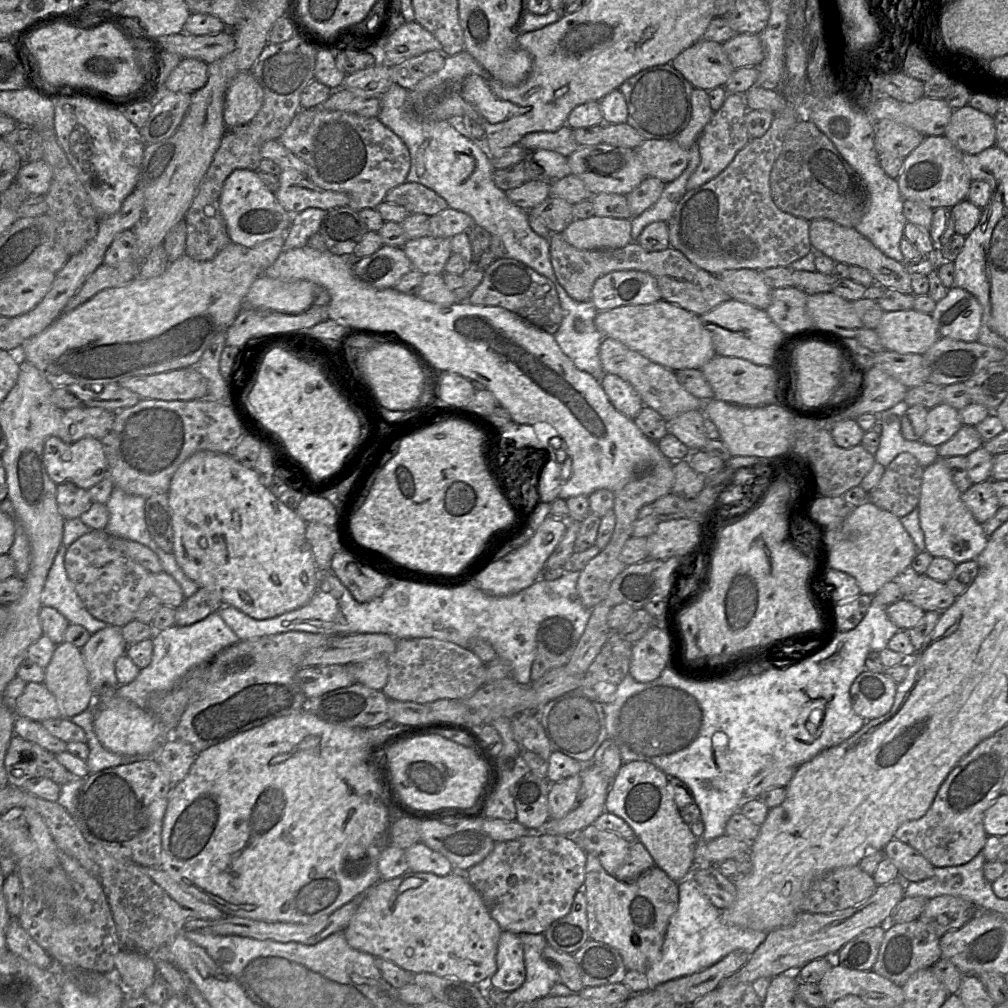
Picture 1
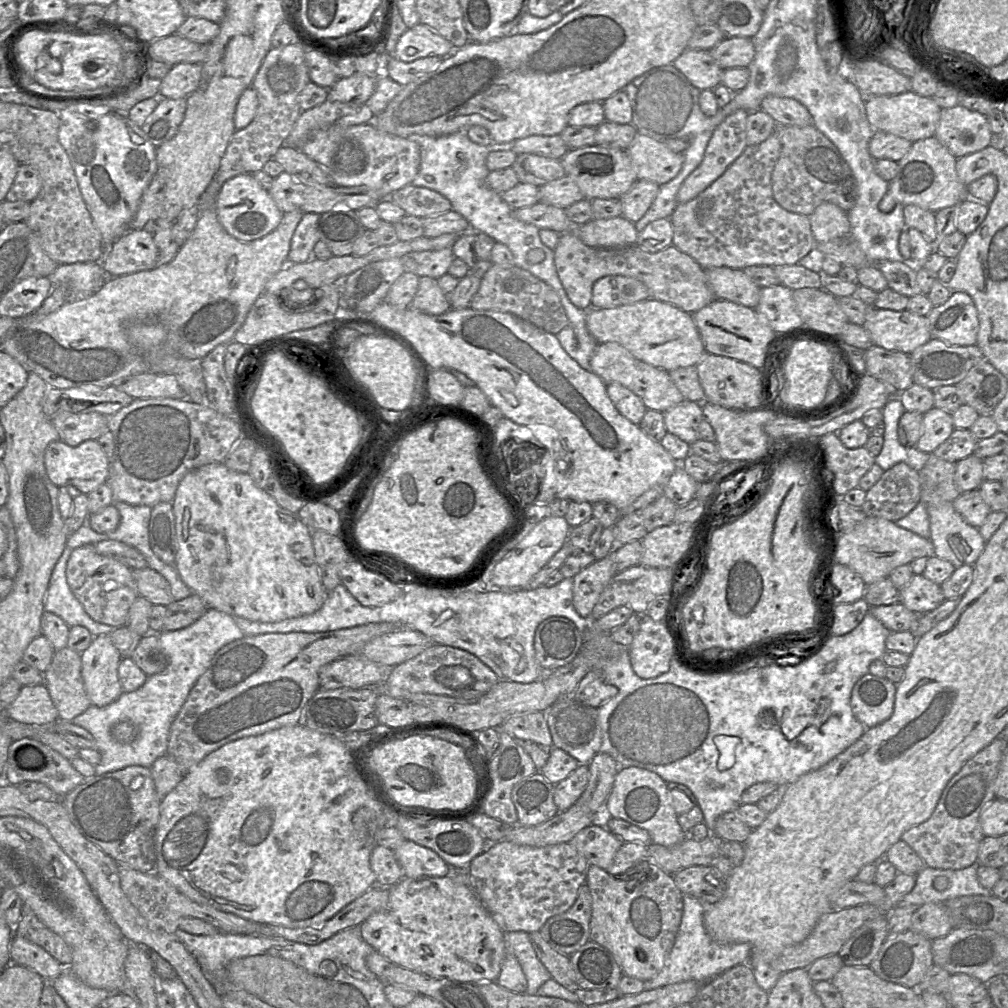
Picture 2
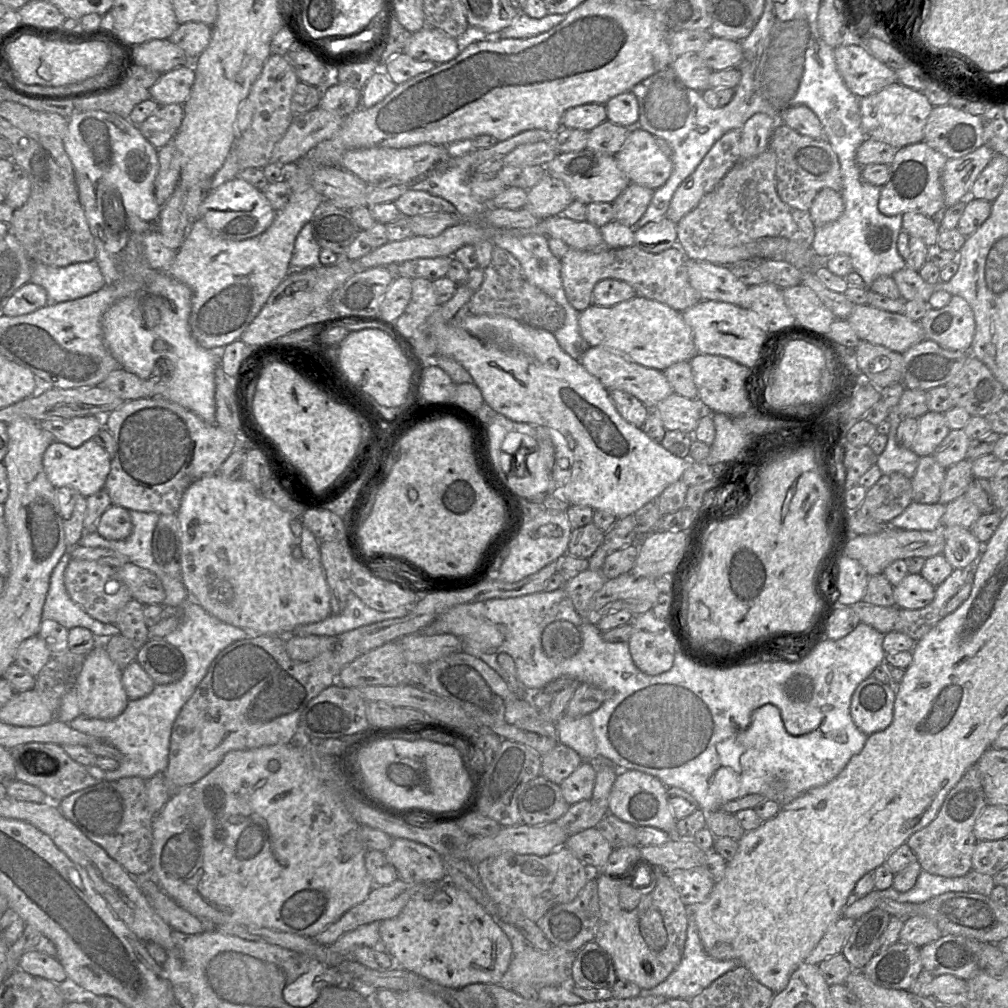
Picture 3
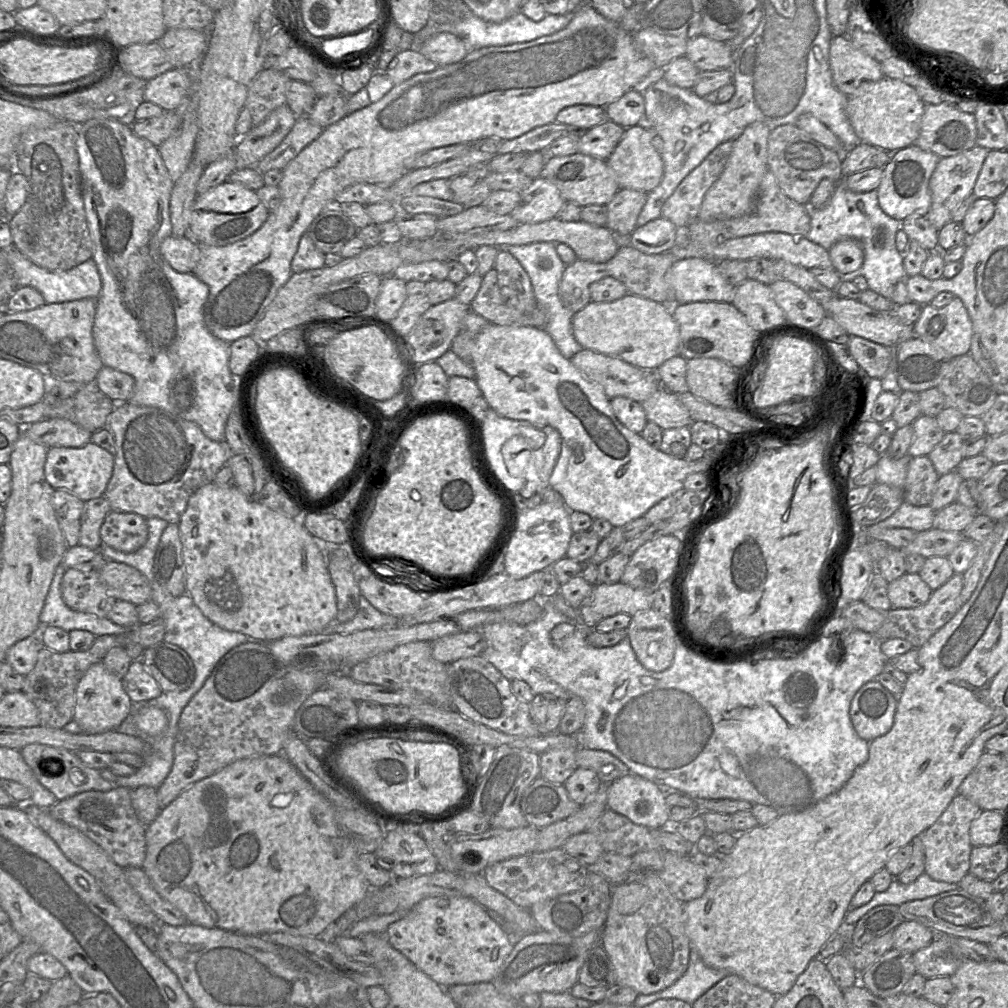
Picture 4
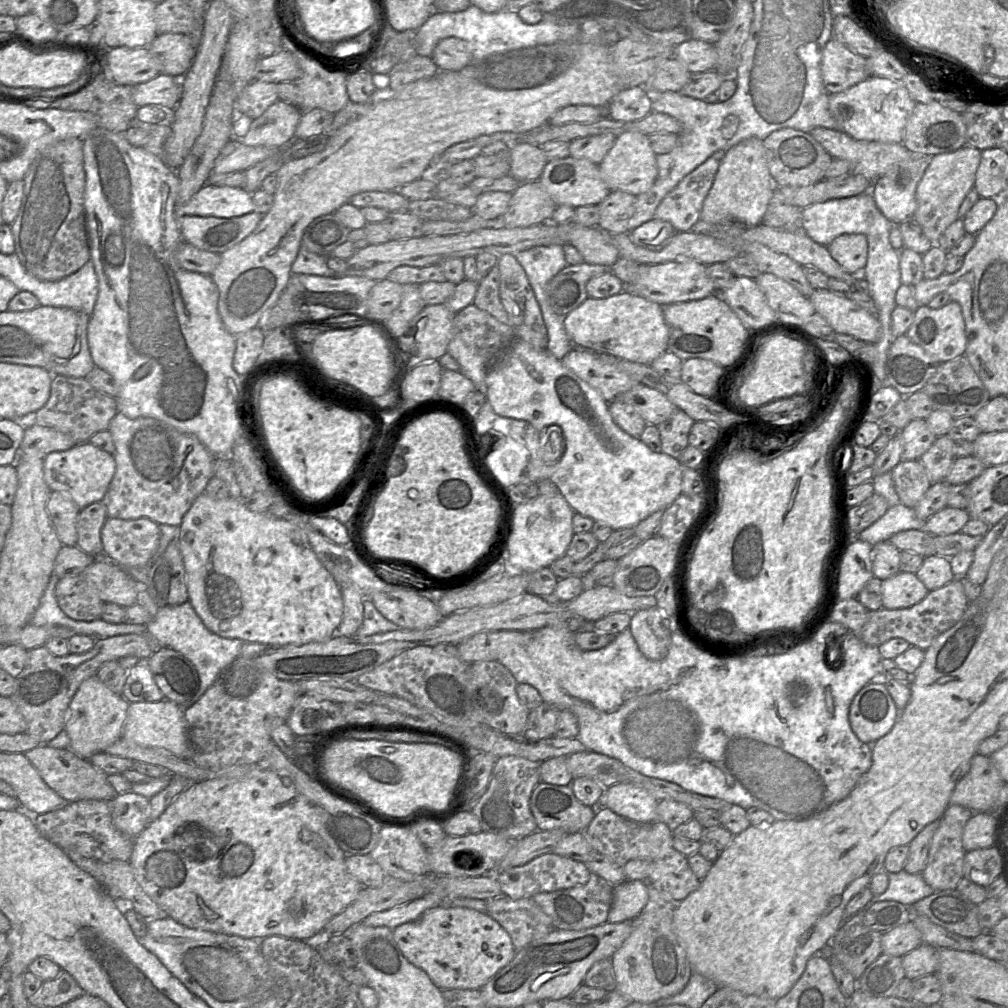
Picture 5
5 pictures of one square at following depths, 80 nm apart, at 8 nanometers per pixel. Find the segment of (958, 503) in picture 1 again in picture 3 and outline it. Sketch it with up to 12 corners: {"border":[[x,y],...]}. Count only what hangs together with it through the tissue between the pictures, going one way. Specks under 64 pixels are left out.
{"border":[[942,527],[943,555],[972,568],[983,546],[967,528]]}

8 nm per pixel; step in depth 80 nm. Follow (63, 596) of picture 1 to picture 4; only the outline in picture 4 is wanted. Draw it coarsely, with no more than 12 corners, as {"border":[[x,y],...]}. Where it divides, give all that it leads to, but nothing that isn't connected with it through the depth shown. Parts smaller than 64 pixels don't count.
{"border":[[55,570],[39,617],[43,626],[68,633],[86,630],[96,637],[129,629],[110,619],[75,611],[65,604]]}

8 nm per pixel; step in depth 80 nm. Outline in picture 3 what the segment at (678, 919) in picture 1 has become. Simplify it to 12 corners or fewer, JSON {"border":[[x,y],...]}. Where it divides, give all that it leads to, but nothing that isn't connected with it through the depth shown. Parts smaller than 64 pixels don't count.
{"border":[[688,913],[680,963],[657,986],[639,996],[690,1003],[714,980],[740,965],[717,960],[701,944]]}

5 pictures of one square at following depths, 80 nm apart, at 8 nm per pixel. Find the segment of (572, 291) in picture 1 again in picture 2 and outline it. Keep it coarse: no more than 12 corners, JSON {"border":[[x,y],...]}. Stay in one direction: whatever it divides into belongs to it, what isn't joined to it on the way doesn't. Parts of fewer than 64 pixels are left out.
{"border":[[585,245],[553,252],[569,300],[592,308],[594,283],[635,278],[690,314],[717,299],[705,269],[673,245]]}

